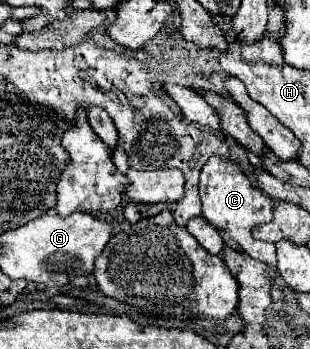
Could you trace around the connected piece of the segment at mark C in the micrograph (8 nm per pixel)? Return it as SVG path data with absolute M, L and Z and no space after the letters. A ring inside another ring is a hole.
M211 156L203 170L201 170L201 182L199 182L199 194L201 194L201 202L203 202L203 218L207 218L213 226L223 228L251 258L261 260L261 262L269 262L271 272L269 278L275 280L275 244L269 242L261 242L255 240L251 236L251 230L259 224L267 224L269 222L269 214L273 212L273 200L263 194L249 178L247 174L241 170L241 166L231 160L231 158L221 158L221 156Z

